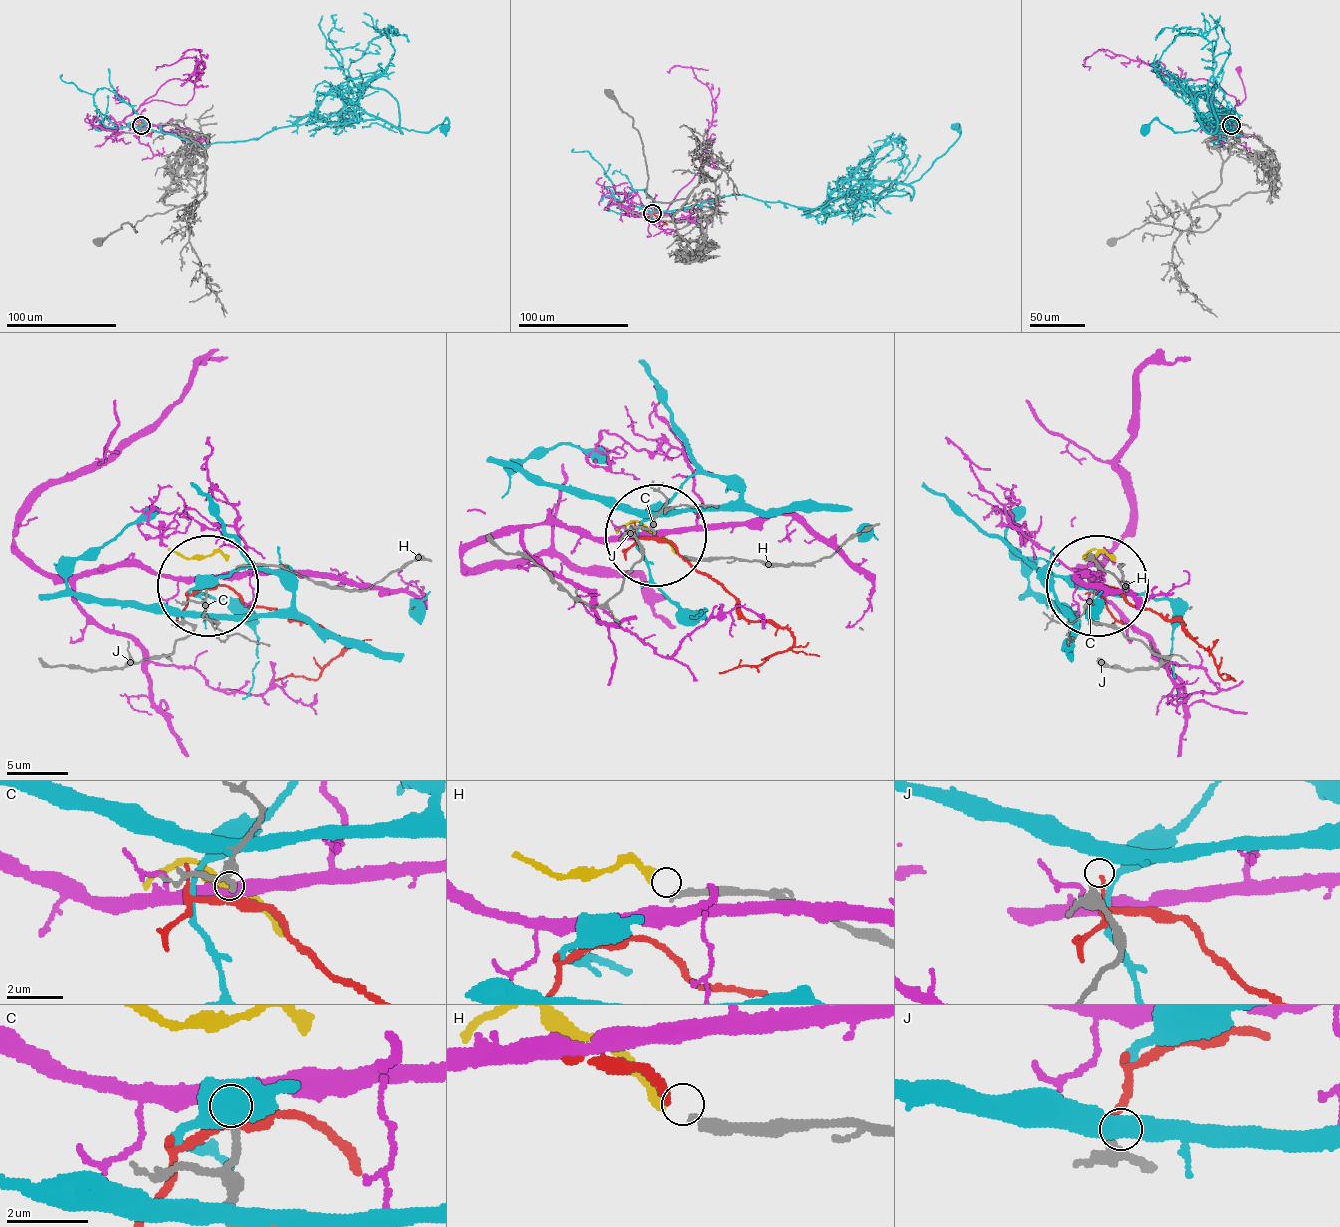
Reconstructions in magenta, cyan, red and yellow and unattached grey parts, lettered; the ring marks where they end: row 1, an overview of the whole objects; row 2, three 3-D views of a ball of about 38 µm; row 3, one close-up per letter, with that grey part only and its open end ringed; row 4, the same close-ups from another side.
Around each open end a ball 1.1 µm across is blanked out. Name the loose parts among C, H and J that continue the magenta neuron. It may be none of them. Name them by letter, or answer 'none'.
C

